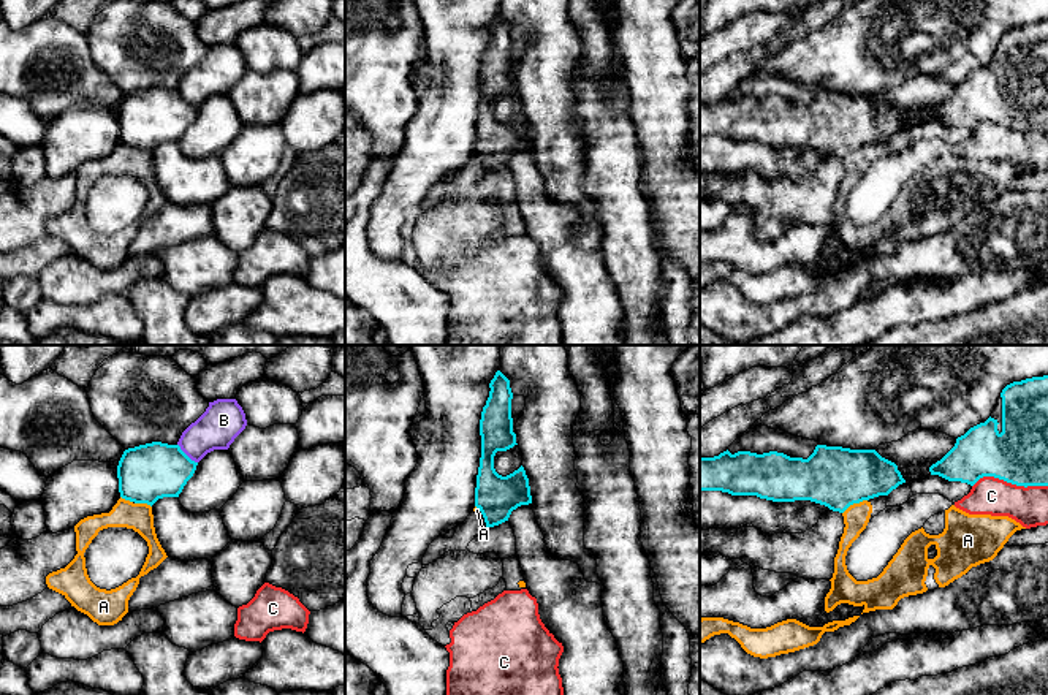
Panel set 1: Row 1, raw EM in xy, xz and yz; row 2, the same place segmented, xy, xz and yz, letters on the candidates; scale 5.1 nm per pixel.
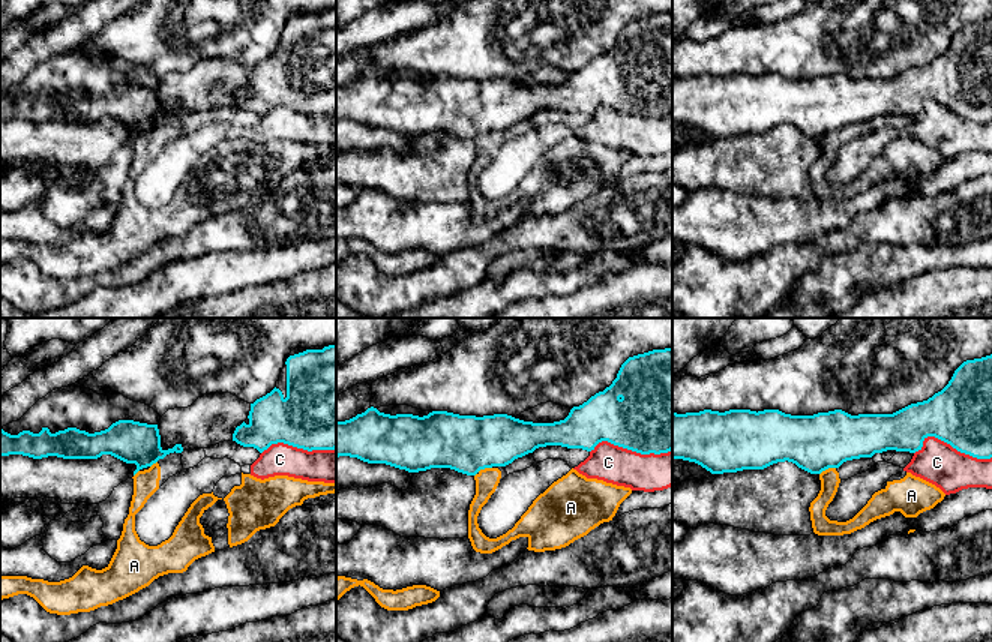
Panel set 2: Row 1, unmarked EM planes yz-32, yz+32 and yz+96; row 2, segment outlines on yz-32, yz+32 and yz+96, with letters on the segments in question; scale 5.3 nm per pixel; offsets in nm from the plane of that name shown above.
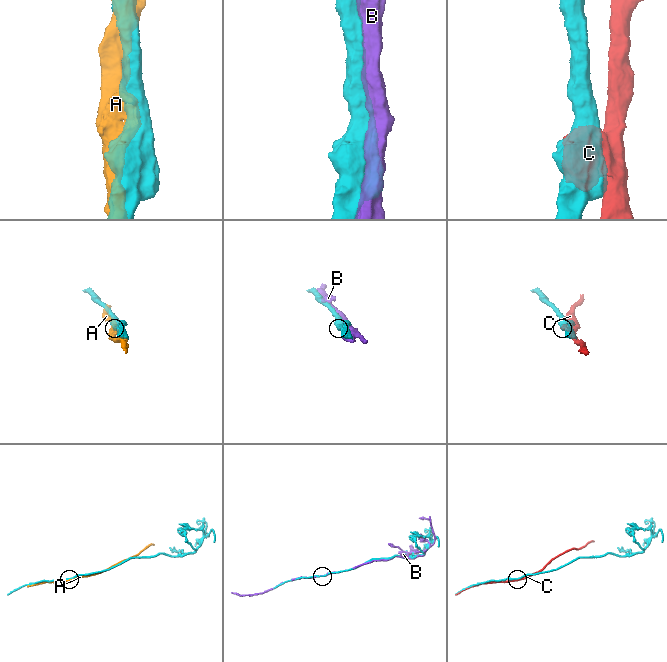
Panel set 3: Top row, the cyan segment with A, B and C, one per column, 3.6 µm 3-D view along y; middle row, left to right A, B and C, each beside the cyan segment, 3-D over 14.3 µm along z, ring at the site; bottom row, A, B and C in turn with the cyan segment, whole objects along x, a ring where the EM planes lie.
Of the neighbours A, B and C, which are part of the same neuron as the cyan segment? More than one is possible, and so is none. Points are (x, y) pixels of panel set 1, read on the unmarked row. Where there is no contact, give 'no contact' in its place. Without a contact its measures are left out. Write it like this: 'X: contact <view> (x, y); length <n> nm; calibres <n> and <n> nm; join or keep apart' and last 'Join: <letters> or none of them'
A: contact yz (854, 148); length 150 nm; calibres 320 and 130 nm; keep apart
B: contact xy (186, 100); length 140 nm; calibres 280 and 200 nm; keep apart
C: contact yz (1009, 127); length 380 nm; calibres 300 and 190 nm; keep apart
Join: none of them

